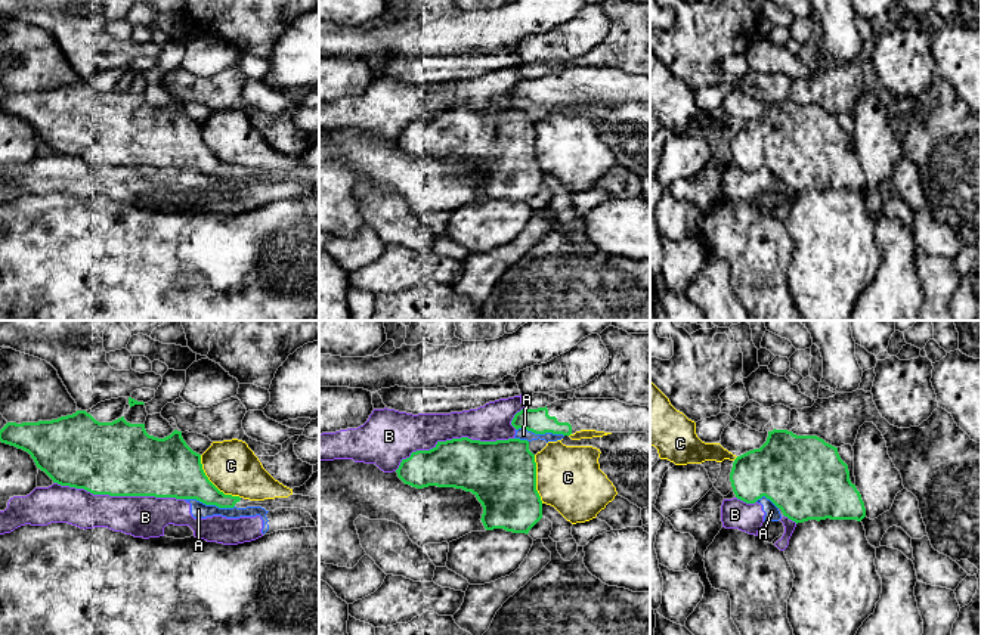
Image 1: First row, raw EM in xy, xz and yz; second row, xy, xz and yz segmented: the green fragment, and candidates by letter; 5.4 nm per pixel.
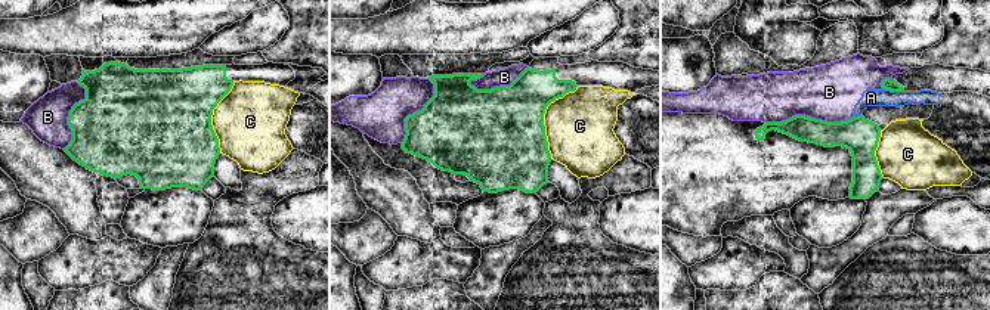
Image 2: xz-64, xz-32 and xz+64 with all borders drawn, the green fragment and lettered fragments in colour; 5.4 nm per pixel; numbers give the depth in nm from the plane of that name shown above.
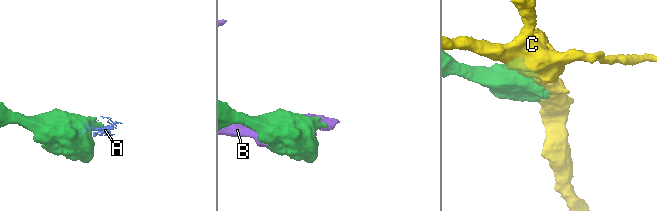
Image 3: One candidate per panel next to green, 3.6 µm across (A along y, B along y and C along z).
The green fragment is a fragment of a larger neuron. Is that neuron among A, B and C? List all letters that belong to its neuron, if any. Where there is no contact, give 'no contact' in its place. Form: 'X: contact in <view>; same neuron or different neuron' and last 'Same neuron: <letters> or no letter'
A: contact in xy; different neuron
B: contact in xy; different neuron
C: contact in xy; different neuron
Same neuron: no letter

